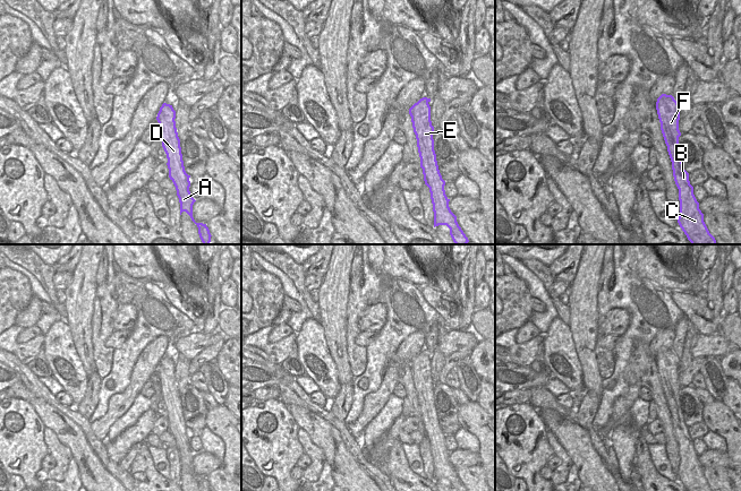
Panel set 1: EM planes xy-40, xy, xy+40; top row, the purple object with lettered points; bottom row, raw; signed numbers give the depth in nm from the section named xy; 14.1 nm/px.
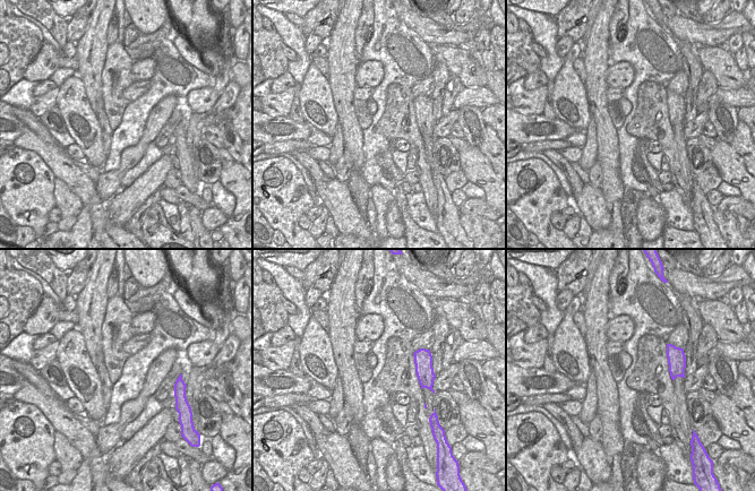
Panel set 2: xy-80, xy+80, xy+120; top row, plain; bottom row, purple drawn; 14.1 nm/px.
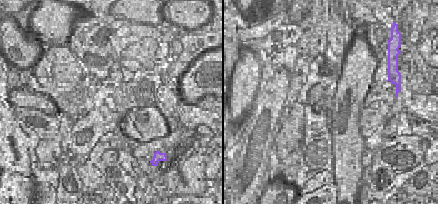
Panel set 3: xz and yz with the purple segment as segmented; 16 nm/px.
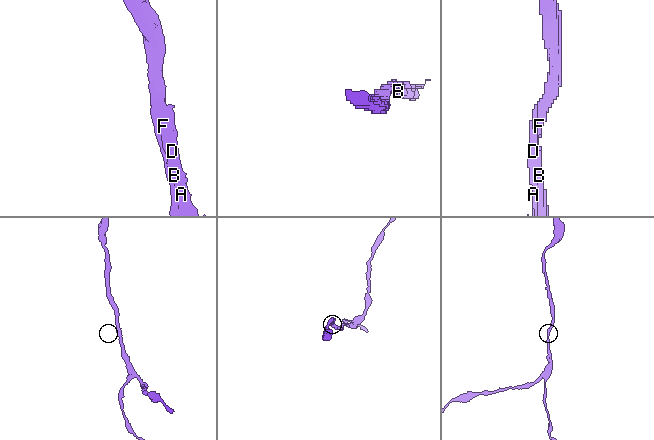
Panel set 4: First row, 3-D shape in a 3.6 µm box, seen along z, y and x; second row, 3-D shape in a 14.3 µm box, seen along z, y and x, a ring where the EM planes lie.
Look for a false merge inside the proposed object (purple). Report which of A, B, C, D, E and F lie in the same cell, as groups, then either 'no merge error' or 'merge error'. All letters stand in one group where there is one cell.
A B C D E F | no merge error

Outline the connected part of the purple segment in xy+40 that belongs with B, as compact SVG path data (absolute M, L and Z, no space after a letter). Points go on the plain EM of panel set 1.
M662 347L657 352L656 363L672 415L674 434L679 442L680 466L678 476L687 491L714 491L704 475L704 467L693 448L689 427L682 416L679 398L679 390L681 389L679 384L680 359L672 348Z

